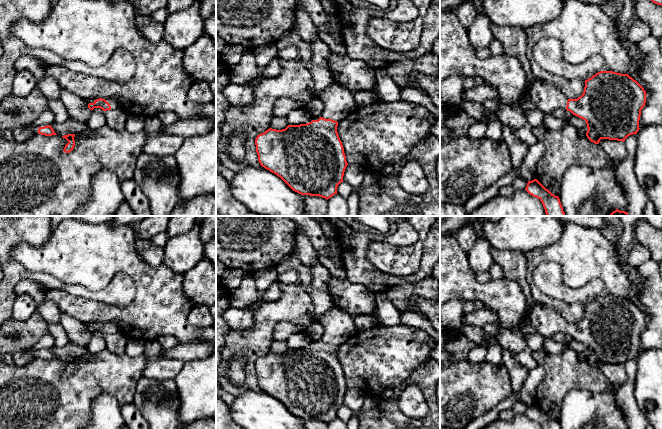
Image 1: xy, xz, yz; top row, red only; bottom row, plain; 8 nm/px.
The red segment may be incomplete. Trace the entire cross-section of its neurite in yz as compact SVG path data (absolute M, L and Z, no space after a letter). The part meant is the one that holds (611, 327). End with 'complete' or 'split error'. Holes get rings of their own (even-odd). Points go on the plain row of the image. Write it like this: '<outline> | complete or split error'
M600 295L585 304L583 318L577 323L567 323L566 320L551 306L536 303L528 315L533 328L545 339L554 334L564 333L583 343L587 348L587 362L599 368L601 363L625 365L639 355L641 334L646 327L646 315L628 298L613 295Z | split error

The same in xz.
M334 306L319 320L324 332L318 344L306 348L288 349L285 353L269 352L255 363L258 385L262 391L280 401L293 415L301 419L325 423L337 418L348 389L342 366L337 356L338 346L358 330L349 312Z | split error

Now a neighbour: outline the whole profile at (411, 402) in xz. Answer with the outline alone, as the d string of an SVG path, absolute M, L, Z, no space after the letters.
M413 383L399 393L395 399L395 404L407 417L421 419L429 413L428 404L422 390Z

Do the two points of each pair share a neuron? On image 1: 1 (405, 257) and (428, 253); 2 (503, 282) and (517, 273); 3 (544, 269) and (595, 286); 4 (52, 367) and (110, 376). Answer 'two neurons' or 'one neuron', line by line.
1: two neurons
2: two neurons
3: one neuron
4: one neuron

